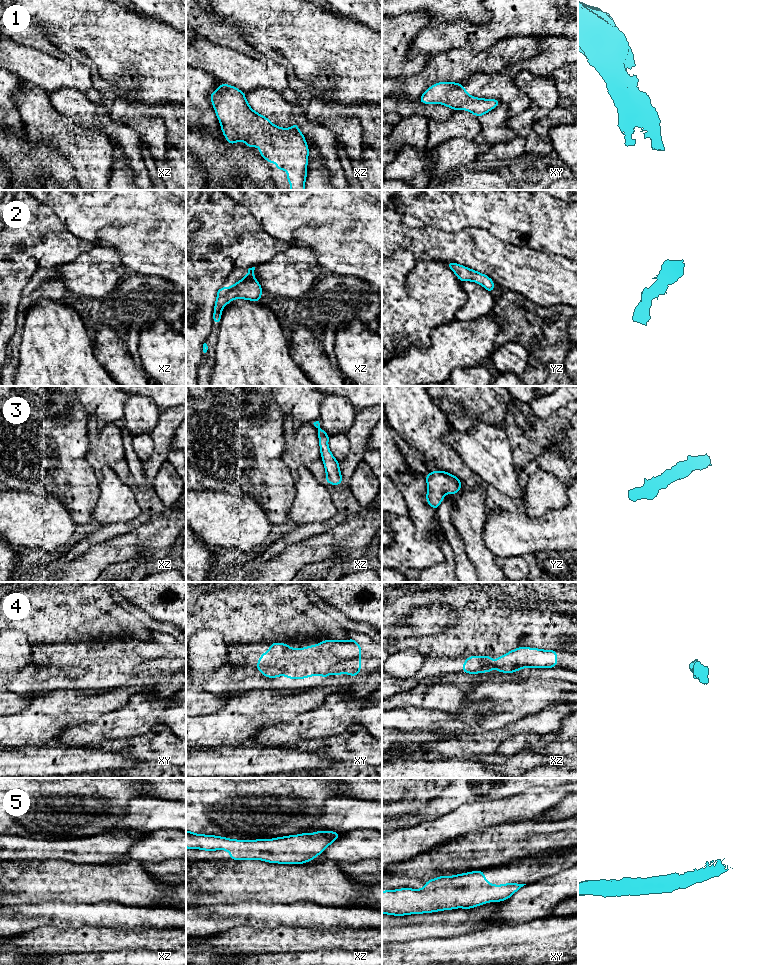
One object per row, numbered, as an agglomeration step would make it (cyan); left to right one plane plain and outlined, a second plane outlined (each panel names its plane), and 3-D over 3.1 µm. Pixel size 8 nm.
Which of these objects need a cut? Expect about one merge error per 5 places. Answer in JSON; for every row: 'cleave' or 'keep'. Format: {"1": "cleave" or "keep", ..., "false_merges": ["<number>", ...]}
{"1": "keep", "2": "keep", "3": "keep", "4": "keep", "5": "keep", "false_merges": []}

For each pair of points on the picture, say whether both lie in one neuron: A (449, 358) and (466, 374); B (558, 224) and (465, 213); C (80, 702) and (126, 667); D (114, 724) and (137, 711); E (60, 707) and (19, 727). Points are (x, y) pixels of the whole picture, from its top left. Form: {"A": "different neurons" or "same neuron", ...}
{"A": "different neurons", "B": "same neuron", "C": "different neurons", "D": "same neuron", "E": "same neuron"}

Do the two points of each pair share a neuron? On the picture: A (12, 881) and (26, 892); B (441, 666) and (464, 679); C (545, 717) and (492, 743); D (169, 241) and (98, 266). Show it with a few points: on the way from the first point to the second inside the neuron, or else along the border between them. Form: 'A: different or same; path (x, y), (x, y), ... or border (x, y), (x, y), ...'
A: same; path (15, 881), (23, 889)
B: different; border (463, 672), (455, 675)
C: same; path (532, 723), (505, 732)
D: different; border (100, 245), (113, 247), (129, 271)

